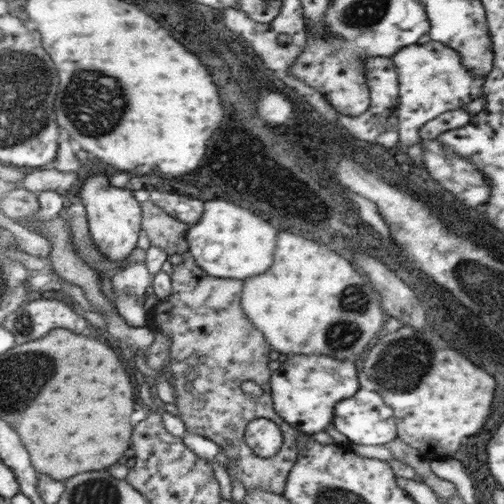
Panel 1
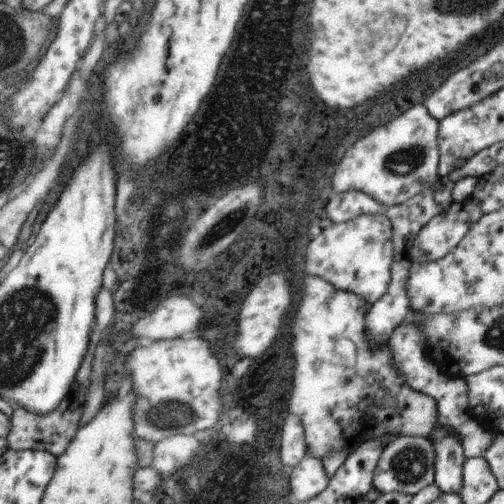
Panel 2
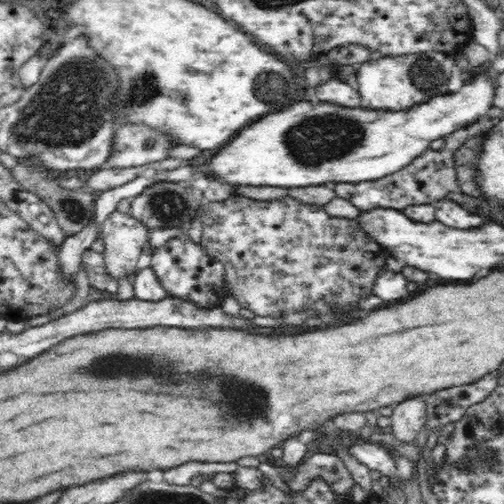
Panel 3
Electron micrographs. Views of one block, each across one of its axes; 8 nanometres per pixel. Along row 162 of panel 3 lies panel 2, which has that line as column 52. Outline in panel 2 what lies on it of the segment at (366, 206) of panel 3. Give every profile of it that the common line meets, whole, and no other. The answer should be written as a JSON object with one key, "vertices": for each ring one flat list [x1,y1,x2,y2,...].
{"vertices":[[75,380,71,384,71,390,73,392,69,392,67,396,61,398,61,402,55,406,55,410,51,410,49,414,43,414,43,416,27,412,25,408,21,408,17,404,11,404,13,406,11,428,9,428,9,434,5,436,9,450,15,450,15,452,23,452,23,450,27,450,27,452,49,452,51,456,59,458,65,452,73,434,77,432,77,424,79,424,83,408,85,408,85,392]]}

